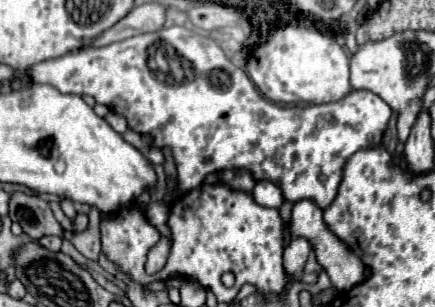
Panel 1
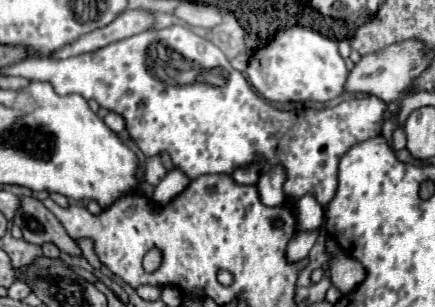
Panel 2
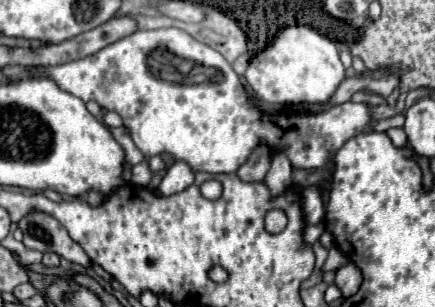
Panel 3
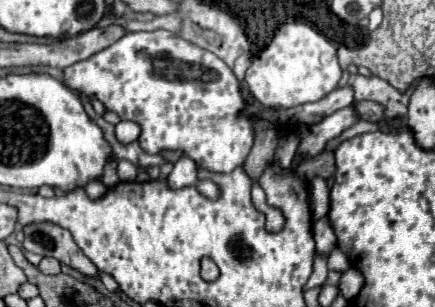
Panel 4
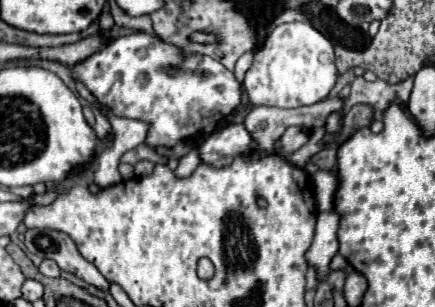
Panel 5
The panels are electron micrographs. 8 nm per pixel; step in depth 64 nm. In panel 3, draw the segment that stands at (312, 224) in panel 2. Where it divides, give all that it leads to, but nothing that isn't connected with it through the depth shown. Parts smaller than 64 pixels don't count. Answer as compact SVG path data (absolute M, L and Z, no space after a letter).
M308 186L302 192L302 210L306 224L320 224L324 220L324 202L318 186Z

